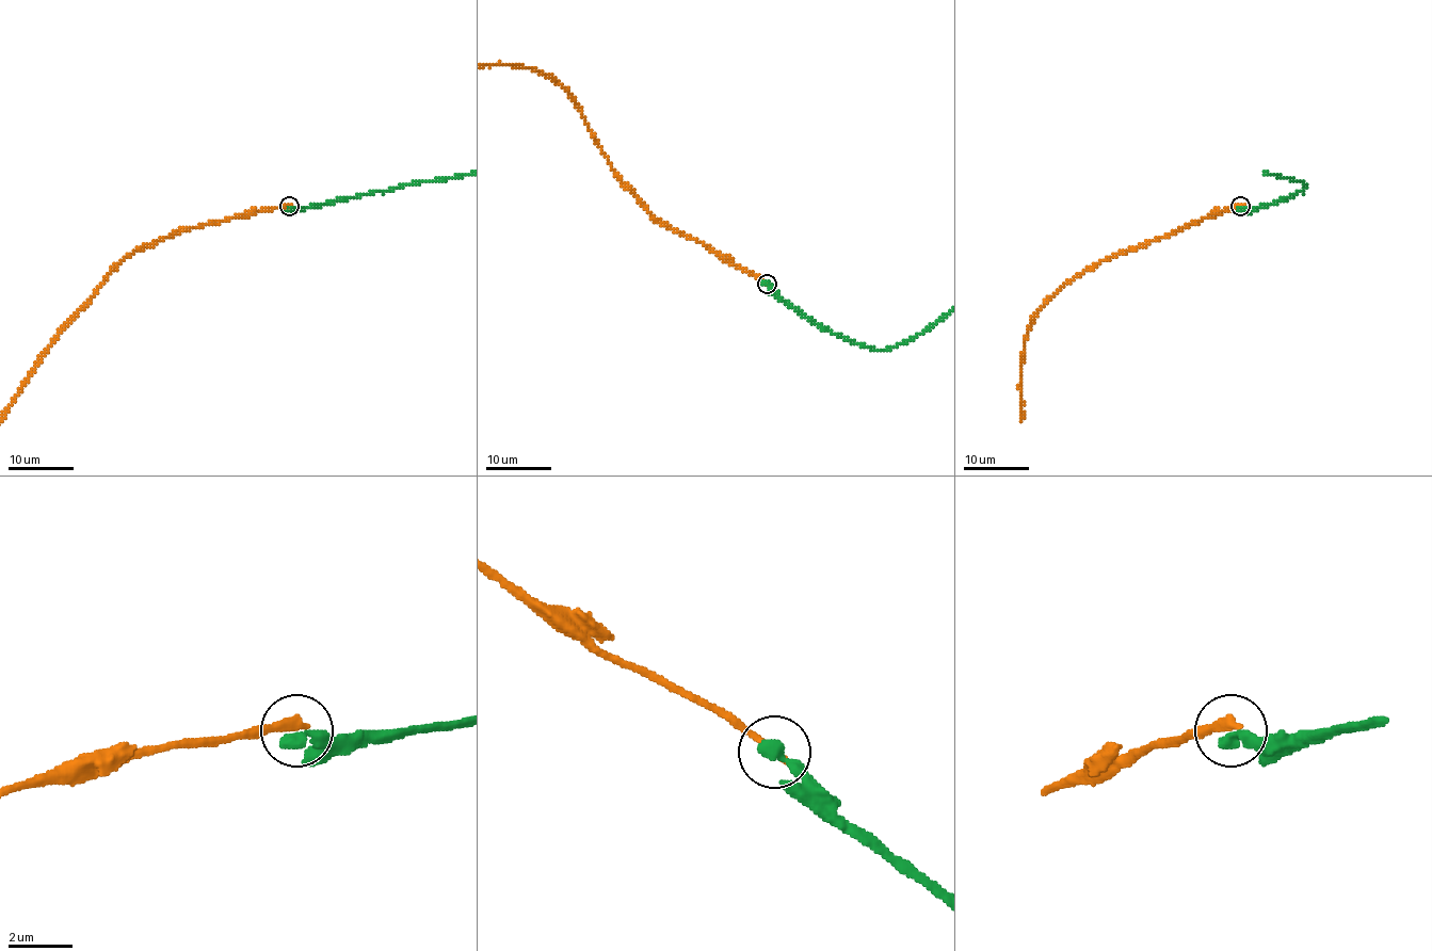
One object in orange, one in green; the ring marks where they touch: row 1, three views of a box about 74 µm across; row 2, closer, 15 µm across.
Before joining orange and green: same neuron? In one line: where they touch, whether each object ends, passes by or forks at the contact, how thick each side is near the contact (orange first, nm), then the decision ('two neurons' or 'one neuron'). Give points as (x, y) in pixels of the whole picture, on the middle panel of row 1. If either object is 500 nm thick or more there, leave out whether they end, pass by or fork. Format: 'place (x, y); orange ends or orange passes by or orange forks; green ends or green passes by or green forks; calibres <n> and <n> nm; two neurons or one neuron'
place (767, 284); orange ends; green ends; calibres 300 and 460 nm; two neurons

